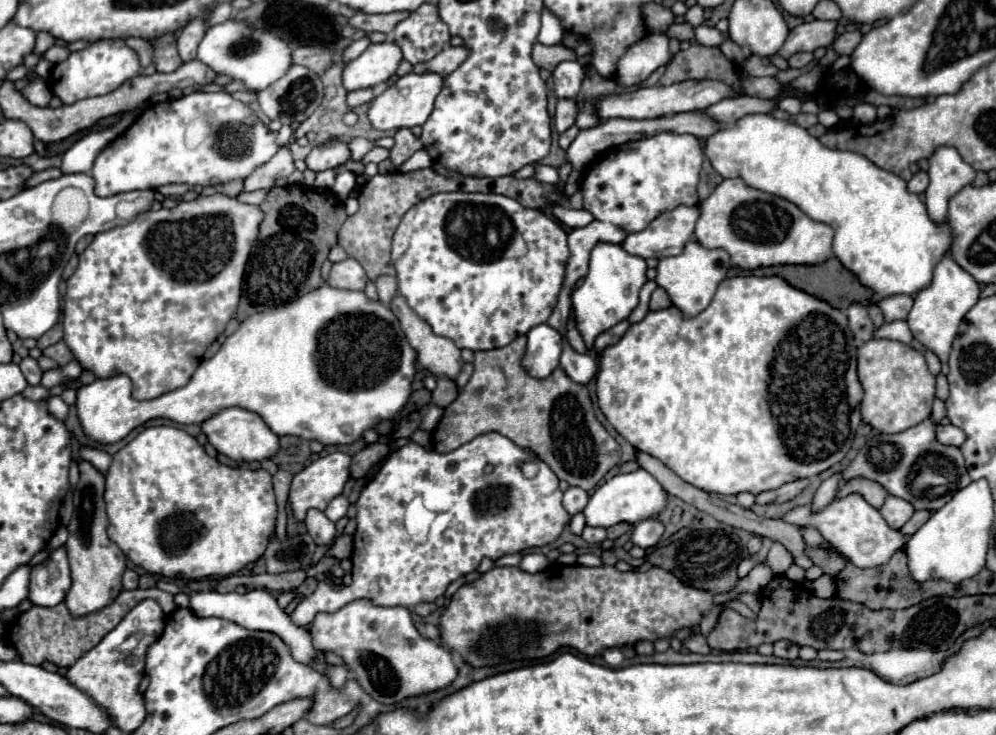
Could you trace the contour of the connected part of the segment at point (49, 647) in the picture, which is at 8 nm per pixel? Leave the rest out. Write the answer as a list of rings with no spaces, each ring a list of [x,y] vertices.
[[[158,587],[154,589],[134,589],[134,591],[122,591],[116,601],[108,607],[104,607],[98,613],[92,613],[88,617],[80,617],[74,619],[66,605],[60,603],[56,607],[30,607],[28,611],[24,611],[18,621],[14,623],[14,627],[10,629],[10,641],[14,643],[20,661],[22,663],[30,663],[30,665],[42,665],[44,661],[52,661],[54,665],[62,665],[62,667],[72,667],[82,655],[86,655],[86,651],[90,651],[92,647],[96,647],[102,637],[106,633],[110,633],[128,613],[130,609],[134,609],[142,599],[154,599],[159,602],[166,615],[176,611],[176,603],[174,603],[174,595],[160,591]]]

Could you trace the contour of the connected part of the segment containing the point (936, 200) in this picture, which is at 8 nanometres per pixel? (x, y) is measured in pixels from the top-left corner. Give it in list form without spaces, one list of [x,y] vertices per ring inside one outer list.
[[[940,147],[930,157],[930,185],[926,189],[926,209],[934,223],[946,221],[950,199],[976,177],[974,169],[962,161],[954,147]]]

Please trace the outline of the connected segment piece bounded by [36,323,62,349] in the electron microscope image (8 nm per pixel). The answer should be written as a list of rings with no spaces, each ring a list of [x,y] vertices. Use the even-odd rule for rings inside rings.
[[[56,323],[50,331],[46,331],[40,339],[38,339],[38,349],[46,349],[46,347],[50,347],[50,345],[54,345],[54,343],[58,343],[62,339],[62,323]]]

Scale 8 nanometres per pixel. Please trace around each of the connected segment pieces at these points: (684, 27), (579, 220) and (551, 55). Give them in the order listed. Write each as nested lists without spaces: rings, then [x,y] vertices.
[[[674,23],[670,25],[666,35],[676,35],[680,41],[692,41],[694,39],[694,27],[690,23]]]
[[[550,203],[548,209],[552,211],[552,215],[554,215],[560,223],[564,223],[564,225],[568,225],[568,227],[586,227],[588,223],[594,221],[594,217],[592,217],[586,209],[574,211],[574,209],[570,209],[570,207],[566,207],[566,205],[558,205],[558,203]]]
[[[534,43],[532,47],[532,59],[534,63],[540,67],[540,69],[546,69],[546,71],[554,71],[558,63],[562,61],[576,61],[576,53],[564,45],[552,45],[552,47],[546,47],[542,43]]]

